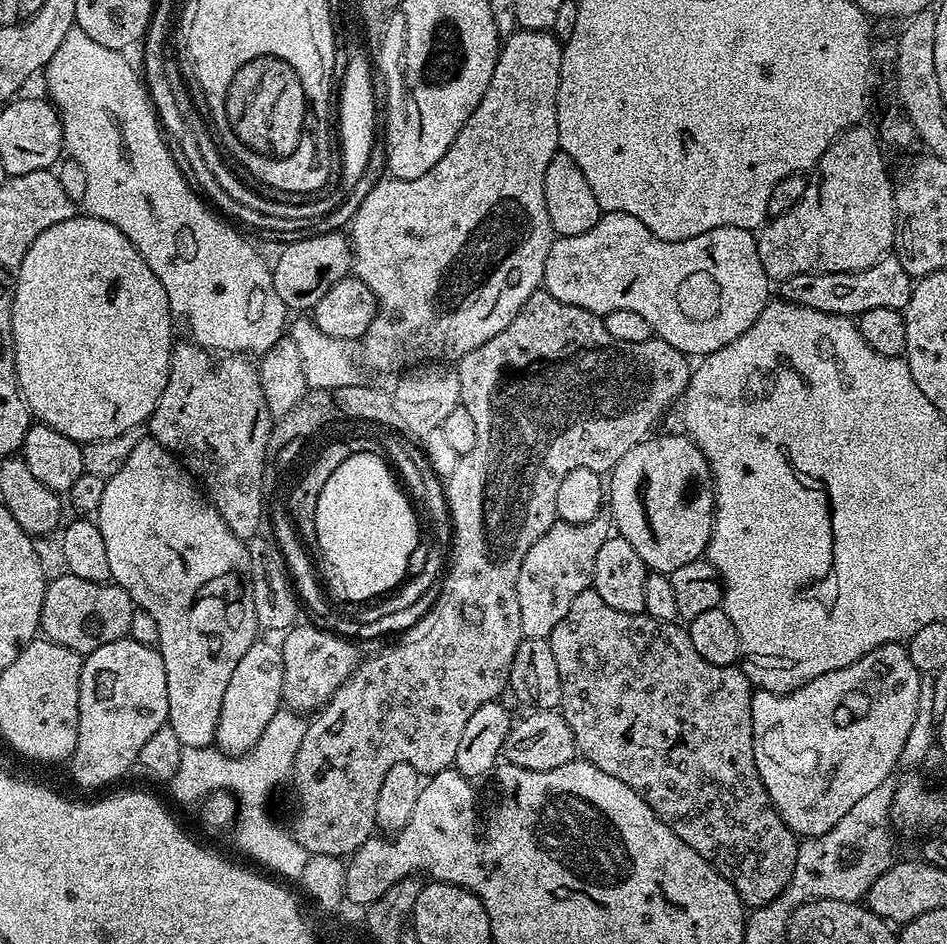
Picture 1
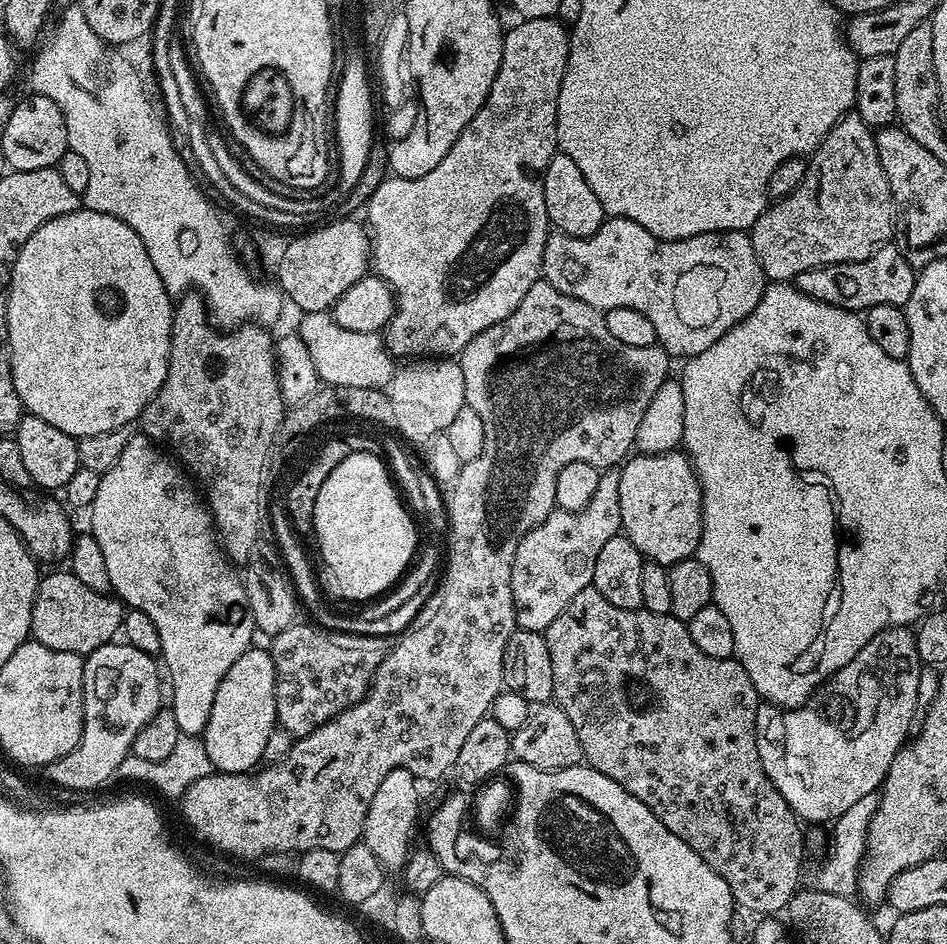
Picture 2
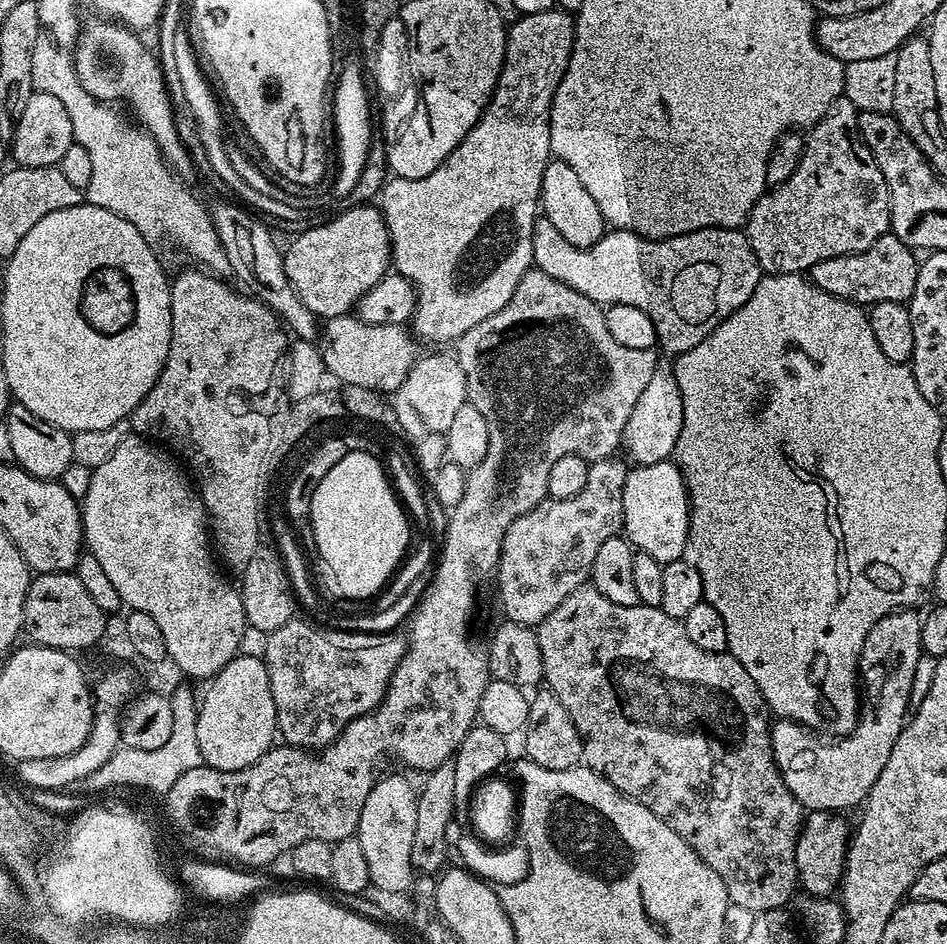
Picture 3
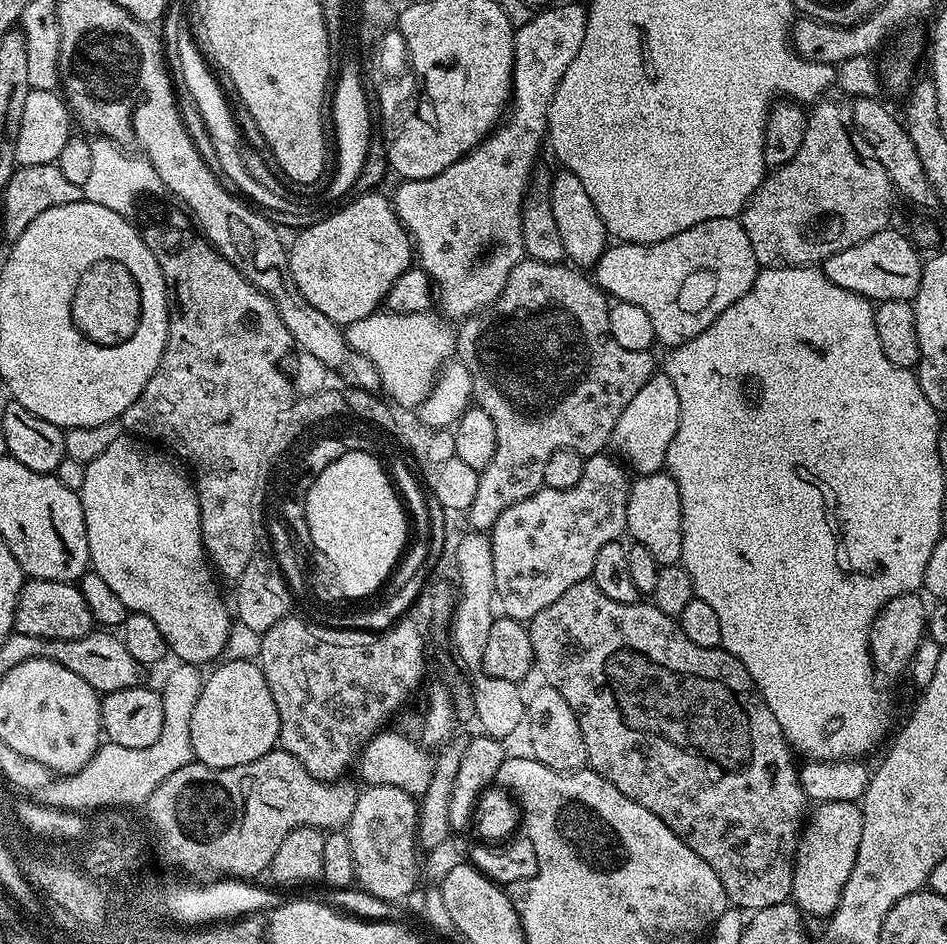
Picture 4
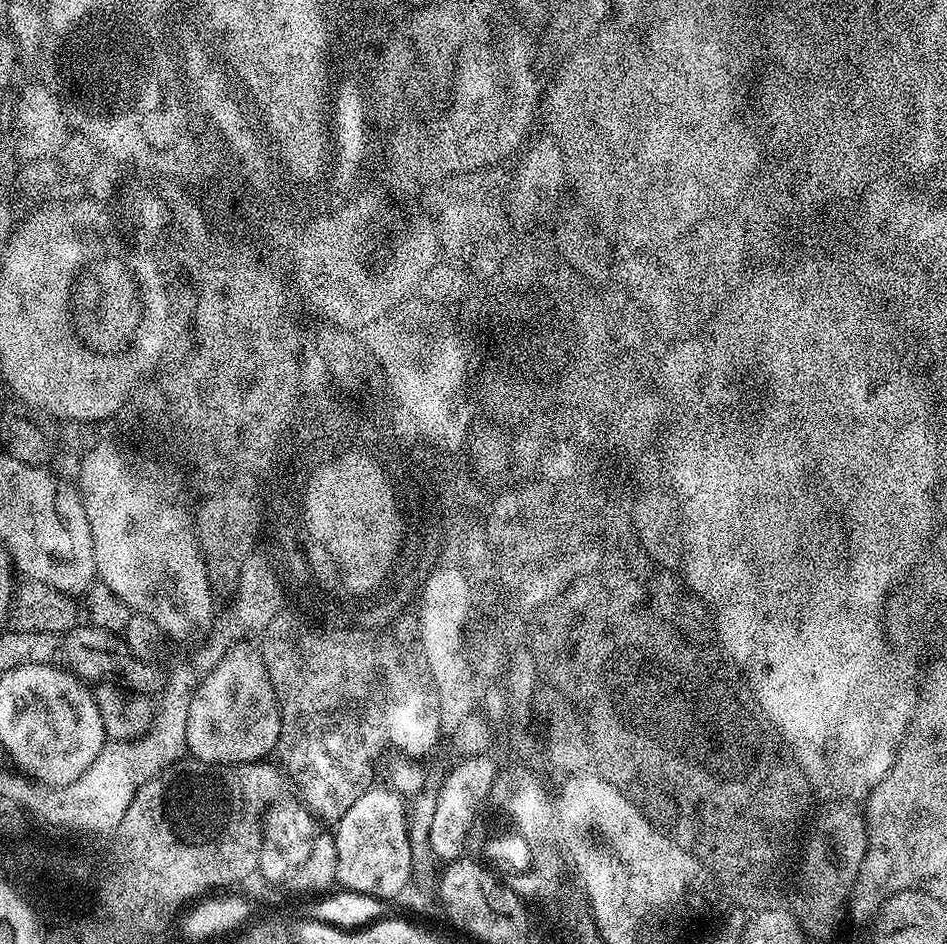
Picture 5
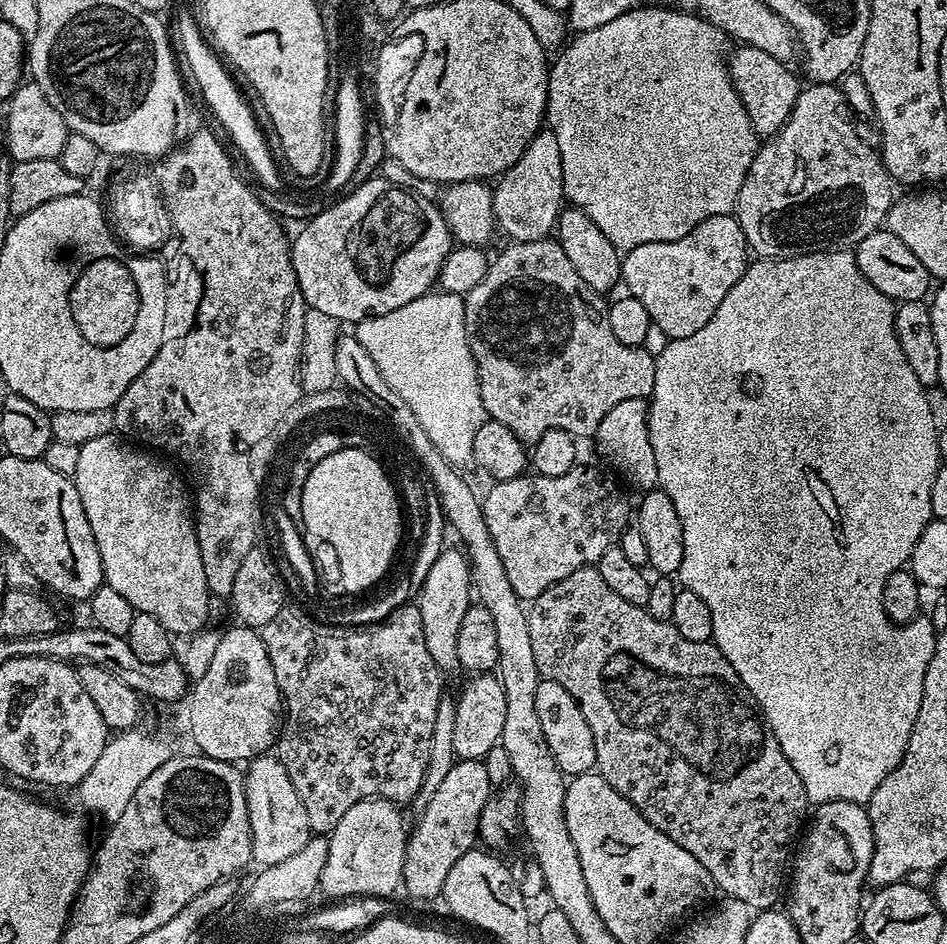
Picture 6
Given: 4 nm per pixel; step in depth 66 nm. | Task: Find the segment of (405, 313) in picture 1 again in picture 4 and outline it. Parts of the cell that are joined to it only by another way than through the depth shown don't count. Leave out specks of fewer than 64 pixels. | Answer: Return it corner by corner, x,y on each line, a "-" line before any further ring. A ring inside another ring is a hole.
583,3
581,5
556,4
553,8
548,6
532,14
532,17
530,17
521,28
519,25
514,32
512,94
510,103
506,109
506,119
503,123
493,128
492,133
489,134
477,148
467,152
458,162
454,162
454,166
446,166
446,170
442,170
442,174
434,174
434,178
426,178
425,180
405,180
397,183
396,196
394,195
396,213
400,221
404,224
404,229
408,232
408,235
412,237
414,256
418,261
419,267
424,269
432,280
435,291
438,293
438,308
439,304
441,308
439,311
443,313
449,321
463,321
465,318
474,315
475,312
480,312
482,309
488,307
489,304
495,302
498,298
498,294
502,294
502,290
506,286
506,278
510,278
510,270
514,270
514,266
518,266
518,262
525,259
526,253
524,251
524,243
522,242
522,213
524,212
525,199
530,192
528,183
531,182
532,171
536,168
536,155
539,154
540,147
545,147
546,144
548,107
554,98
554,90
558,90
558,82
562,82
562,74
566,74
566,66
570,66
570,62
574,62
574,58
578,54
578,46
582,46
582,38
586,38
587,21
588,13

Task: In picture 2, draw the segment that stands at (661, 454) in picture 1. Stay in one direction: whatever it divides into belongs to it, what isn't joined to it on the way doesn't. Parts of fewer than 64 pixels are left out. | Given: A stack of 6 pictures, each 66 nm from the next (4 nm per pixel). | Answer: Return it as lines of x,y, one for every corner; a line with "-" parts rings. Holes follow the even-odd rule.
683,451
636,454
619,469
618,502
622,506
623,535
645,560
671,566
687,560
700,541
700,483
692,461

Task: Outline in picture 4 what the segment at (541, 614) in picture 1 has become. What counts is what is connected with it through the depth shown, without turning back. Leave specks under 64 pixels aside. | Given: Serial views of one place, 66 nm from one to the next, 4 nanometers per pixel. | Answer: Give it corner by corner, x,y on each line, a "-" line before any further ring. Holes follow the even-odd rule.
597,454
585,459
582,478
569,489
543,487
502,510
490,529
499,611
512,620
530,621
538,610
558,602
570,586
589,579
598,550
625,535
629,487
624,464

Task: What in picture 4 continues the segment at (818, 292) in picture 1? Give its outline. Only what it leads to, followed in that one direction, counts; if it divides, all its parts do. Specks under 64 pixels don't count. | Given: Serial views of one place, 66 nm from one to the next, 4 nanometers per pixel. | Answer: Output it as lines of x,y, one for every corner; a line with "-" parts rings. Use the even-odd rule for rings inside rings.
889,226
878,234
870,234
870,238
858,242
858,246
850,246
850,250
842,250
823,261
822,270
834,286
842,286
842,290
850,290
867,300
912,300
924,265
922,256
916,253
917,245
909,237
908,240
895,226

